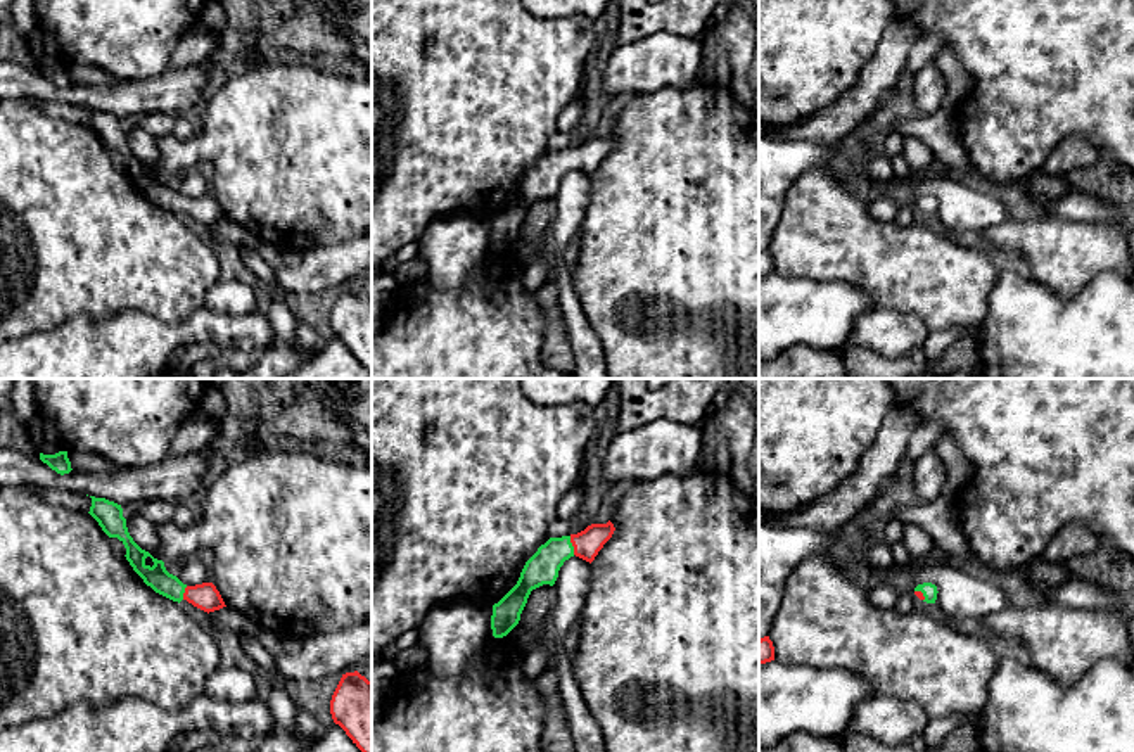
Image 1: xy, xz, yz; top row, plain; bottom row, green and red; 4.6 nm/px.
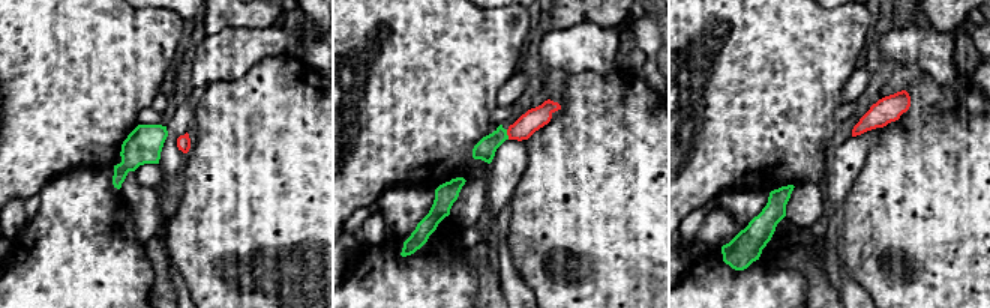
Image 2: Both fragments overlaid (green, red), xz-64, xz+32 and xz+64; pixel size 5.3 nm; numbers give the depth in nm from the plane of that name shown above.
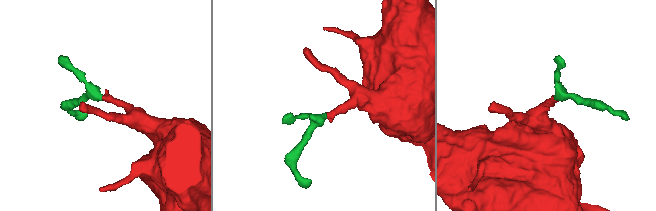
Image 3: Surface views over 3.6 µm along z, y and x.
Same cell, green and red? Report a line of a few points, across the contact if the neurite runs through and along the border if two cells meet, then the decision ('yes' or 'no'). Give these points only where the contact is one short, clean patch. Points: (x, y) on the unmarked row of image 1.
line xz (543, 178), (560, 161), (571, 158), (586, 156); yes

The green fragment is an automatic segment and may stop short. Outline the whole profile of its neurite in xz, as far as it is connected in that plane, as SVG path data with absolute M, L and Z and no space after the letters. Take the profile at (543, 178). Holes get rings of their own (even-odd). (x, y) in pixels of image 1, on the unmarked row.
M608 133L591 137L577 147L550 150L541 157L526 175L517 197L493 218L493 249L503 251L519 237L531 204L543 197L553 199L565 173L576 168L591 176L614 143L615 140Z

